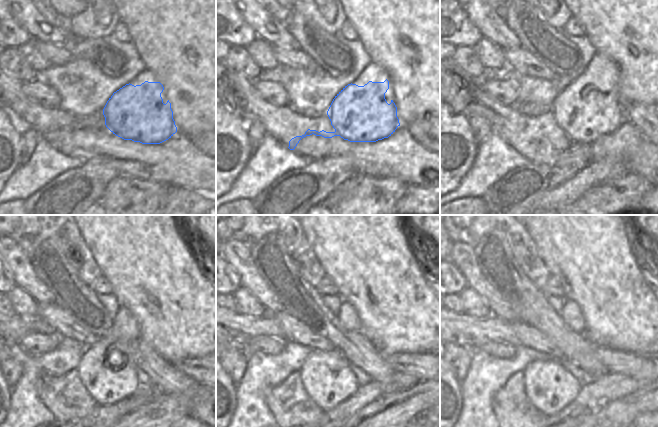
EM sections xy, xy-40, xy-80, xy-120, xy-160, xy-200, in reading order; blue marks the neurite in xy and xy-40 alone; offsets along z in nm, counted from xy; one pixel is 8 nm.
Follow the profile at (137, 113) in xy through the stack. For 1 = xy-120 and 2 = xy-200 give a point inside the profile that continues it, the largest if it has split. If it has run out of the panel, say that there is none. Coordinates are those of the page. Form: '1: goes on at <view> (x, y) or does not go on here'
1: goes on at xy-120 (109, 379)
2: goes on at xy-200 (550, 388)

